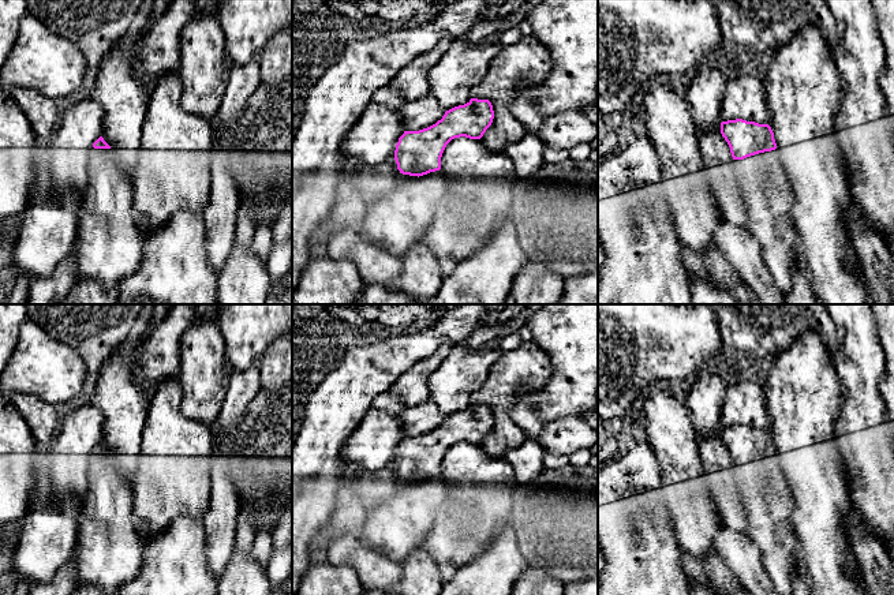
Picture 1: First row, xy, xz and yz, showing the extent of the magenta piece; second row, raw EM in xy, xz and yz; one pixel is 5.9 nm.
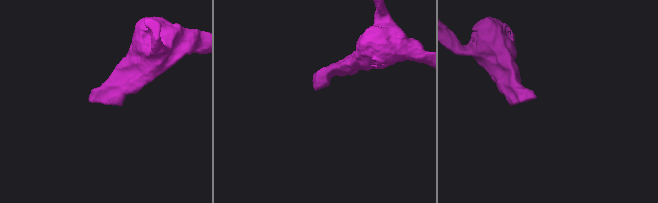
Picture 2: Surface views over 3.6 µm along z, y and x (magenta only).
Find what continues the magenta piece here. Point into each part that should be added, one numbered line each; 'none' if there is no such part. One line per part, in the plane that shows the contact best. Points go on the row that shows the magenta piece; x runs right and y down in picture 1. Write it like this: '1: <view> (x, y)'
1: yz (769, 197)

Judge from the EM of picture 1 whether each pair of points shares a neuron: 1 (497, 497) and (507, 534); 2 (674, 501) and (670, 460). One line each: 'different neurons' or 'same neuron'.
1: different neurons
2: same neuron

